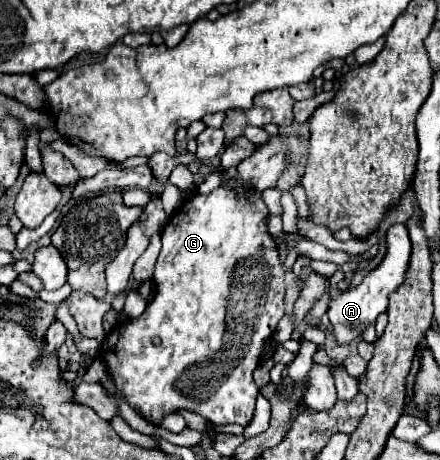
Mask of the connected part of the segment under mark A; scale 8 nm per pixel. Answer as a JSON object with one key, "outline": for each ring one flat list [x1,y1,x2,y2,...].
{"outline":[[393,225,387,231,387,255,385,255,385,259,381,261,381,265,377,269,367,273,367,277,363,279,361,285,353,287,349,291,339,291,337,284,344,279,344,274,337,271,329,278,329,311,327,311,327,317,329,317,337,345,349,345,355,339,361,339,361,335,367,331,367,327,375,325,377,317,387,311,389,293,395,291,405,279,405,271,409,267,409,253,411,253,411,239,409,239,407,227,405,225]]}

